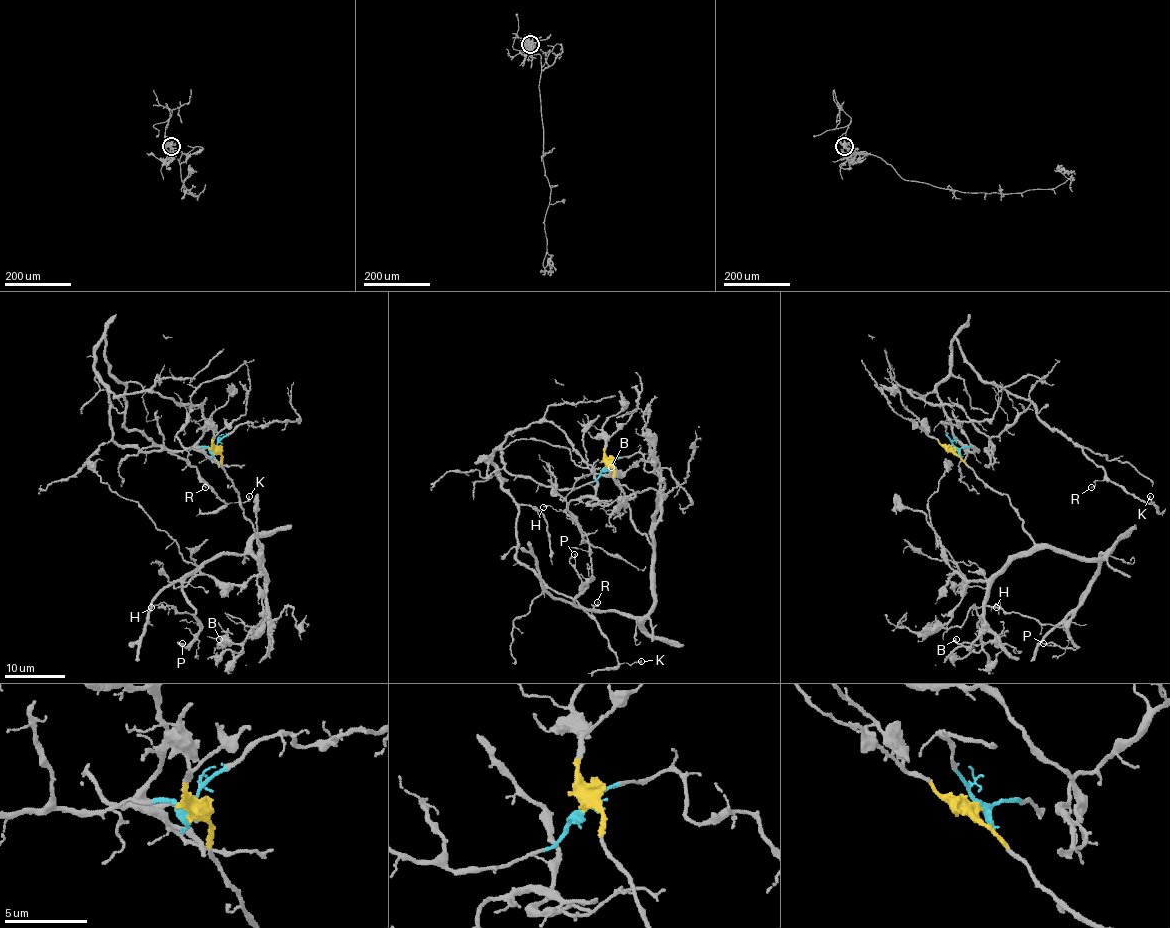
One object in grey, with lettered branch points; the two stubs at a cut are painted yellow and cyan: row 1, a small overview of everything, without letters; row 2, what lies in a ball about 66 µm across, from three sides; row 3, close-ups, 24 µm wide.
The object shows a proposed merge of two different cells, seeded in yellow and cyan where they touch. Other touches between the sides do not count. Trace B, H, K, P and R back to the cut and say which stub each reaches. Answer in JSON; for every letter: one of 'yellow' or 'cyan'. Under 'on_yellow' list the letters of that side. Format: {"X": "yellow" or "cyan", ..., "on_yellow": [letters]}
{"B": "yellow", "H": "yellow", "K": "cyan", "P": "yellow", "R": "cyan", "on_yellow": ["B", "H", "P"]}

